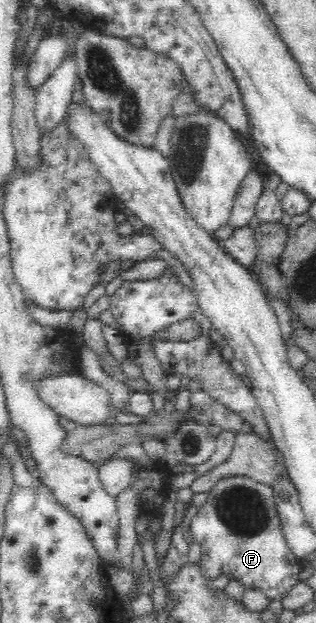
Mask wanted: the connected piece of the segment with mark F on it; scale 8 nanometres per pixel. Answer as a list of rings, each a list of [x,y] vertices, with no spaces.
[[[230,475],[215,483],[207,494],[206,502],[199,507],[191,524],[194,542],[198,543],[202,550],[202,575],[210,579],[227,575],[231,580],[240,582],[245,589],[259,589],[268,600],[281,601],[290,587],[300,582],[300,563],[287,545],[273,488],[250,477]]]

